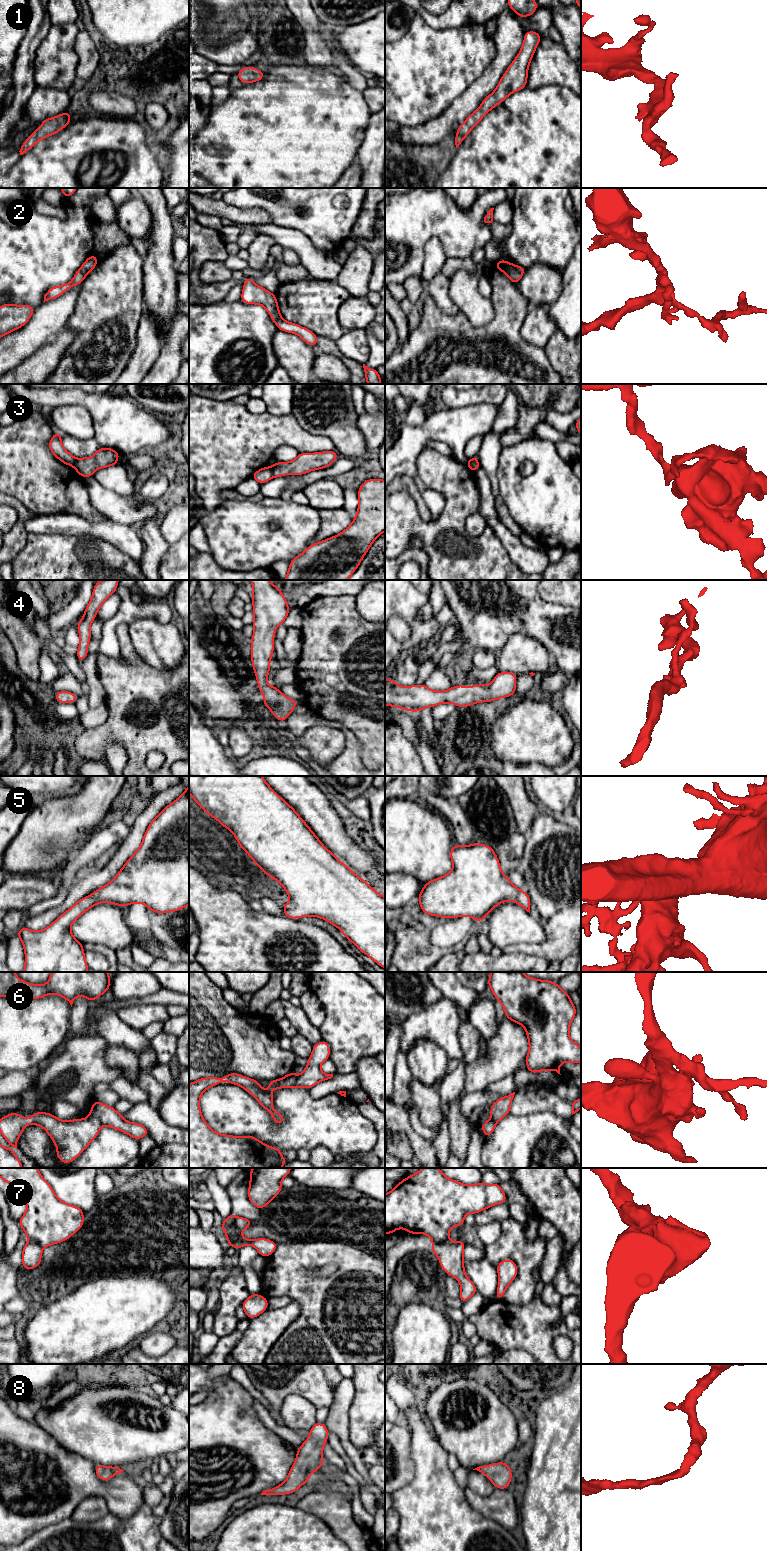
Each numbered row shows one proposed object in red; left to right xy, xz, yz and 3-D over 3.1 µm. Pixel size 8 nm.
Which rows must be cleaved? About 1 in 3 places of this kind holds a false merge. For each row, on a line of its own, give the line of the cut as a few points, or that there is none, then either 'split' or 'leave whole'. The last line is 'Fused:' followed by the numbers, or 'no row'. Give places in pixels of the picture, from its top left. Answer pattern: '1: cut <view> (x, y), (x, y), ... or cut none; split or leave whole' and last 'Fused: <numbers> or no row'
1: cut none; leave whole
2: cut yz (513, 265), (521, 274); split
3: cut xz (270, 467), (274, 476); split
4: cut none; leave whole
5: cut none; leave whole
6: cut xy (89, 1116), (96, 1117), (102, 1123); split
7: cut xz (235, 1217), (234, 1224), (239, 1234); split
8: cut none; leave whole
Fused: 2, 3, 6, 7

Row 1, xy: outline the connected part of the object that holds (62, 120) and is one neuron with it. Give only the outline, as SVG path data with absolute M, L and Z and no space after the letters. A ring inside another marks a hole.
M70 110L42 121L42 125L36 129L22 144L19 151L20 155L29 151L38 141L60 132L71 121Z

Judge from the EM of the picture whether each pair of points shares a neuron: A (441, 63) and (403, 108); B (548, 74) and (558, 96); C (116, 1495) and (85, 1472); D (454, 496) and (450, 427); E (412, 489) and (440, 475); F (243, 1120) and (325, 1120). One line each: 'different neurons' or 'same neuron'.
A: same neuron
B: different neurons
C: same neuron
D: different neurons
E: different neurons
F: same neuron

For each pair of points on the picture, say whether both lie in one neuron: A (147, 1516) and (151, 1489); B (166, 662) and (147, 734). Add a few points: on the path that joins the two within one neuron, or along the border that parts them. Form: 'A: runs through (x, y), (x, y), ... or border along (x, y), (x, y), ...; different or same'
A: border along (144, 1502), (151, 1508); different
B: border along (142, 660), (159, 669), (175, 669), (178, 666); different

